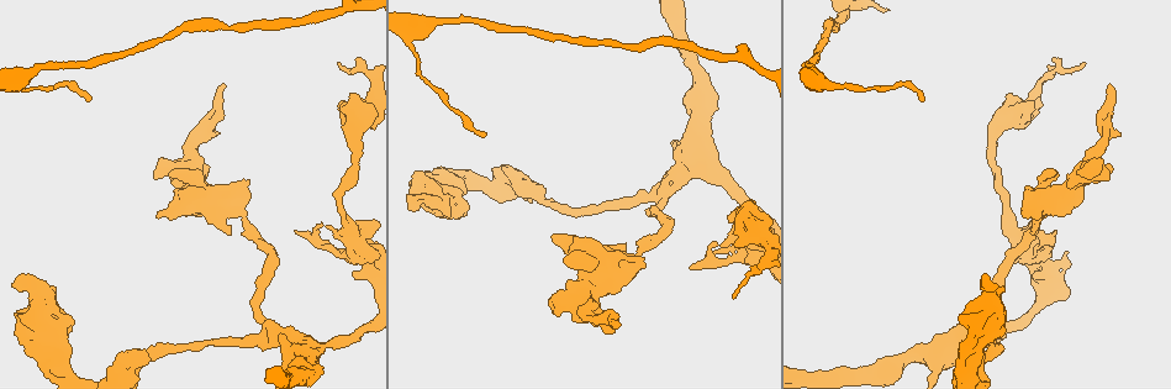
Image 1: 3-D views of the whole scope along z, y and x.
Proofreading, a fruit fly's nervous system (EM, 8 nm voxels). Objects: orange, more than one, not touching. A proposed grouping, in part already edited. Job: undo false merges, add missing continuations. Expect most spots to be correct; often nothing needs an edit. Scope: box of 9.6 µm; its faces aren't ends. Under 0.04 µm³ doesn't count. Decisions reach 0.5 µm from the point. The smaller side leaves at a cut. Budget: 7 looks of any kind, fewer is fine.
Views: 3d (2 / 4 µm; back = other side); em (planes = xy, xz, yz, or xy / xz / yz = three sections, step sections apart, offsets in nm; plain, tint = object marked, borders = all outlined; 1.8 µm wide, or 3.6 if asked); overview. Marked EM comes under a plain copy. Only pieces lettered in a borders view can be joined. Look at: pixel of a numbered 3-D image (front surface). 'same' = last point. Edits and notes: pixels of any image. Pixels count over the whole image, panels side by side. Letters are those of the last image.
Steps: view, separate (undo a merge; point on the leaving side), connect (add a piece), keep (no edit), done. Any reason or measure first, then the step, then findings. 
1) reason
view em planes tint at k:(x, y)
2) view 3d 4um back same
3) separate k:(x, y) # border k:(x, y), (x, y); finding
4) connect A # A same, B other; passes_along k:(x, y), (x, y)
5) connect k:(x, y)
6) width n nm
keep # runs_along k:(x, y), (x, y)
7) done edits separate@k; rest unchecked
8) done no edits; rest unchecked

calibre changes
view 3d 2um at 1:(131, 359)

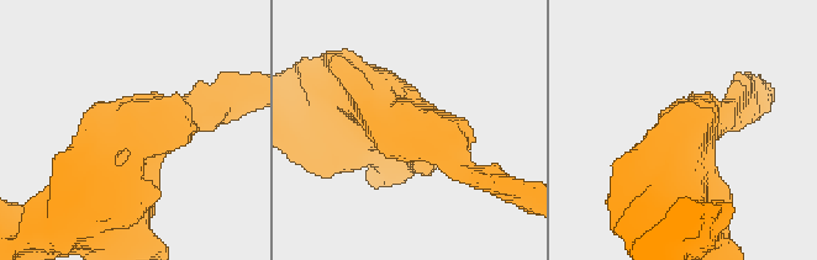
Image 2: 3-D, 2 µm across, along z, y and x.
arm_widths 200, 500 nm; now the EM
view em xy step 8 tint at 2:(412, 127)

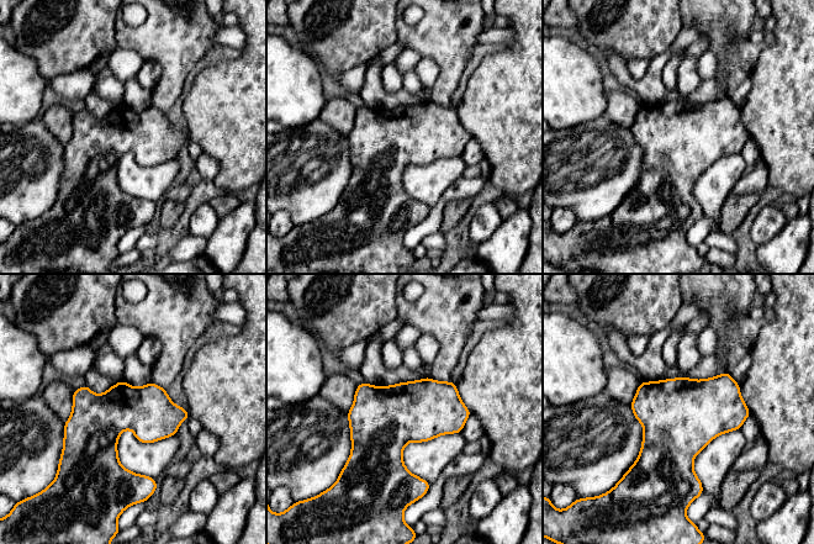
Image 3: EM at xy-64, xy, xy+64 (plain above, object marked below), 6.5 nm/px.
view em planes borders same

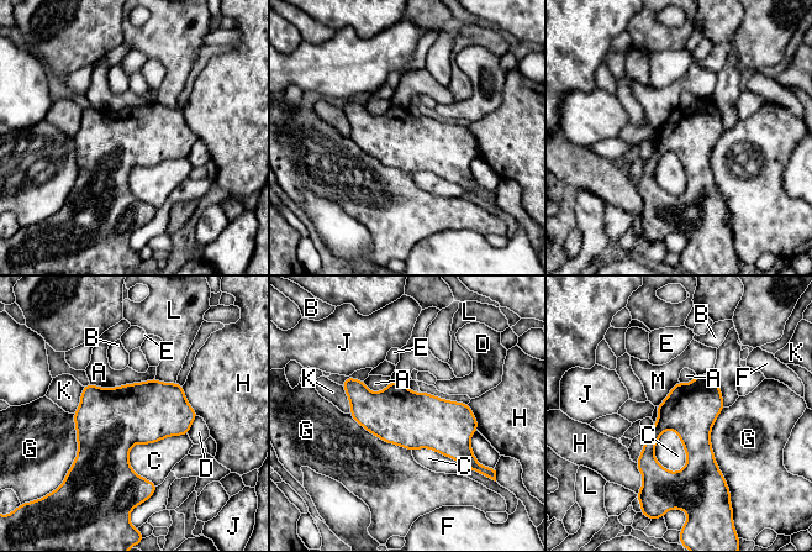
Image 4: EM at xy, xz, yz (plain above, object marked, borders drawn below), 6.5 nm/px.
keep # A other, B other, C other, D other, E other, F other, G other, H other, J other, K other, L other, M other; border 4:(679, 382), (657, 406); one neuron here

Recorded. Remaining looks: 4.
arms part here
view 3d 4um at 1:(661, 195)

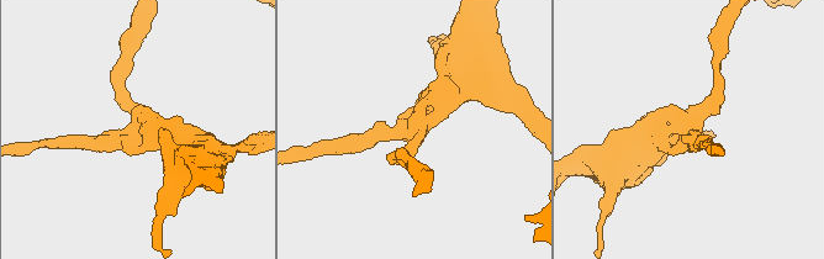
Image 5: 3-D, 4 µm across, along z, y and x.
arms 3; arm_widths 190, 220, 340 nm; need the tissue
view em planes tint at 5:(418, 128)

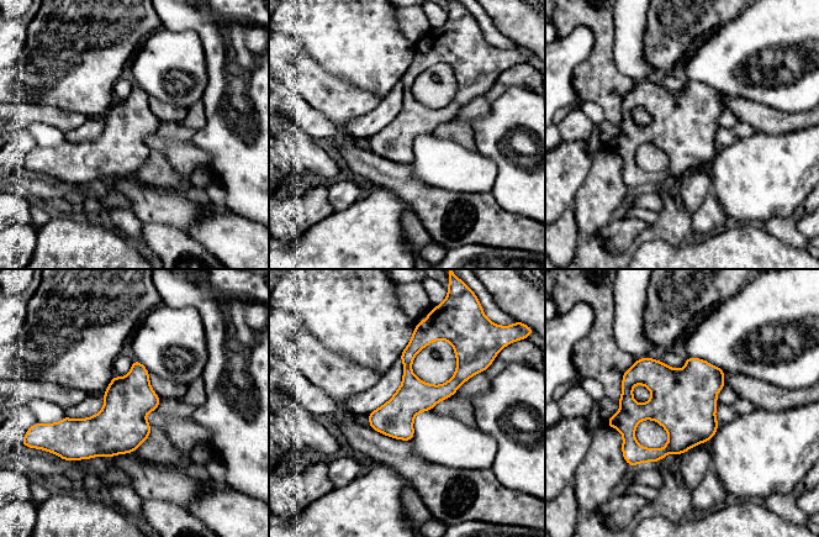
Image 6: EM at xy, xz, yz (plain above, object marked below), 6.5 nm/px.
view em planes borders same

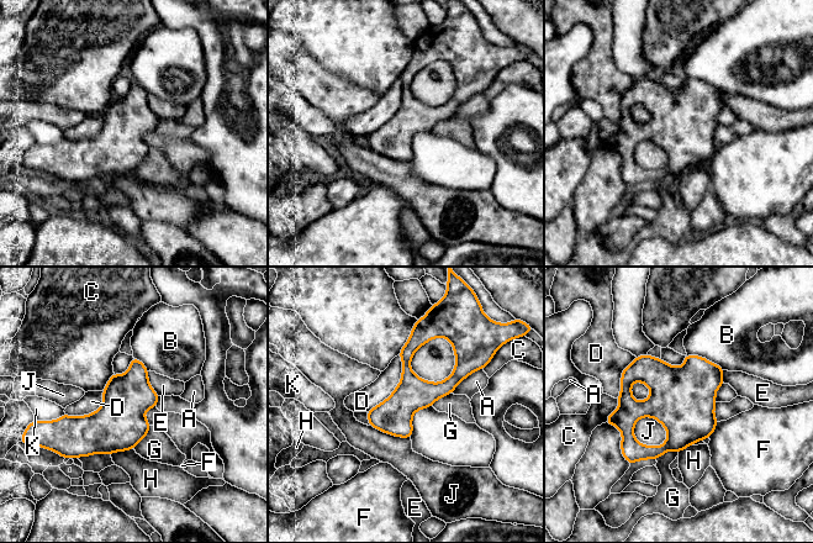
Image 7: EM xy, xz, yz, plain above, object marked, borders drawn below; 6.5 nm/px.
keep # A other, B other, C other, D other, E other, F other, G other, H other, J other, K other; continuous, no second neuron

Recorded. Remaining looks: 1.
done no edits; rest unchecked

